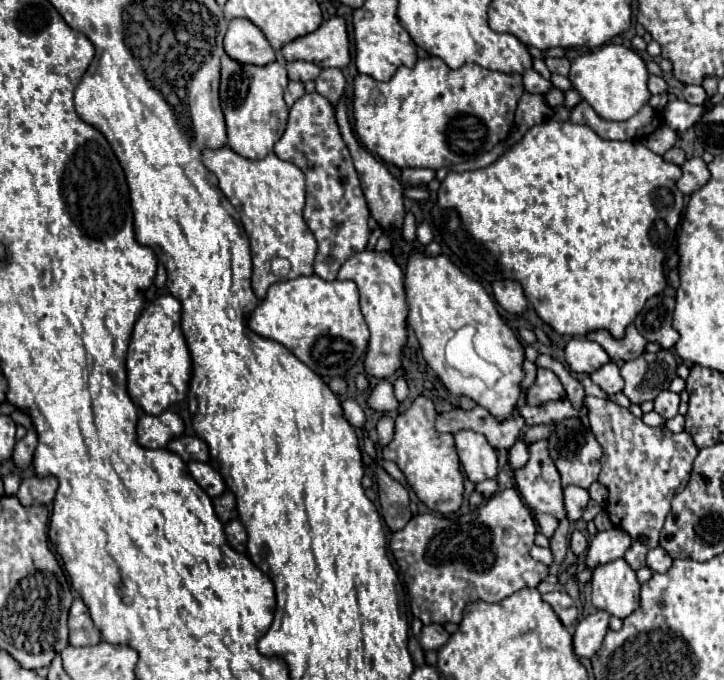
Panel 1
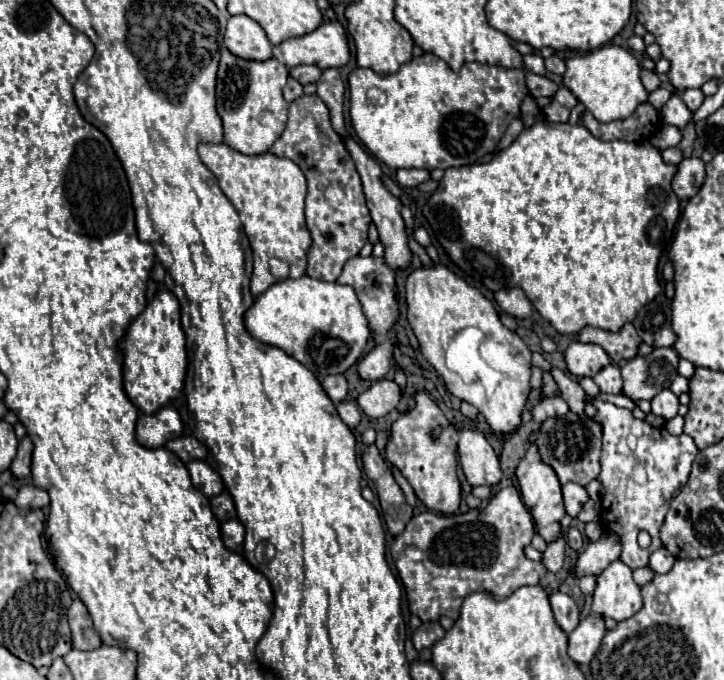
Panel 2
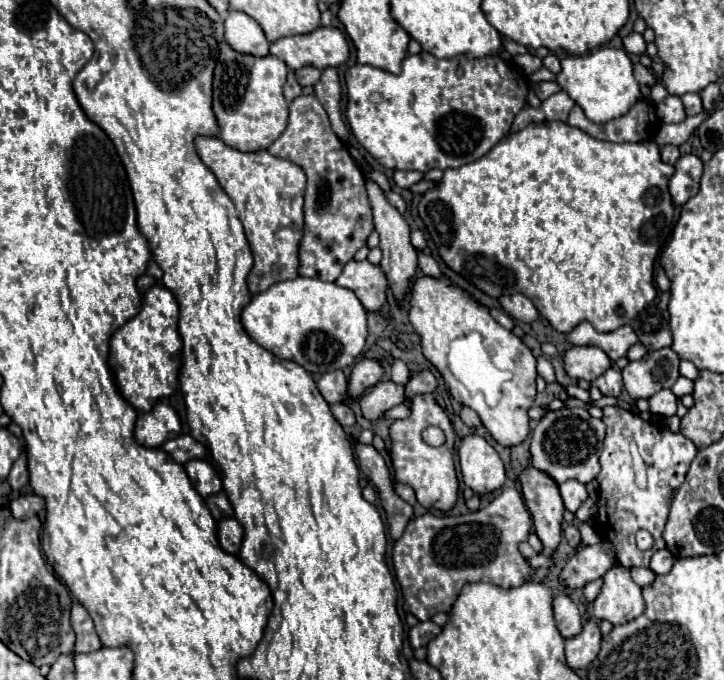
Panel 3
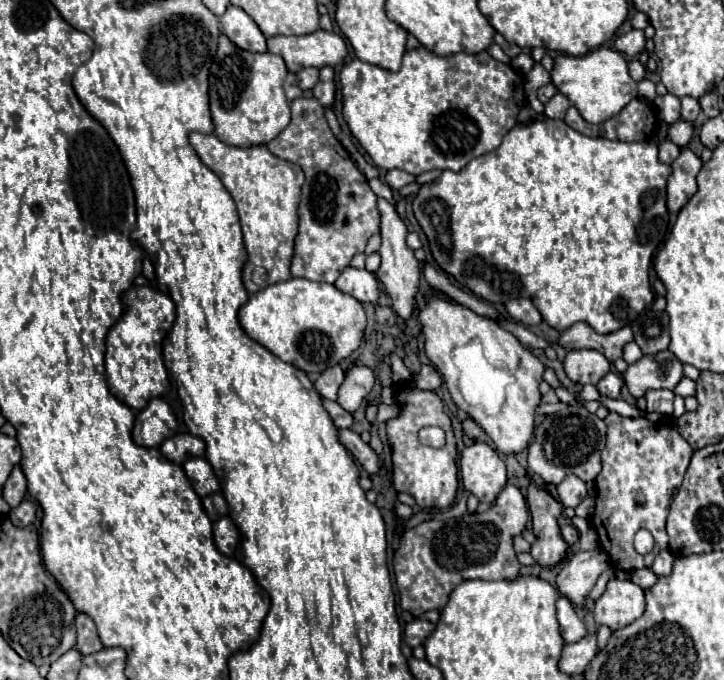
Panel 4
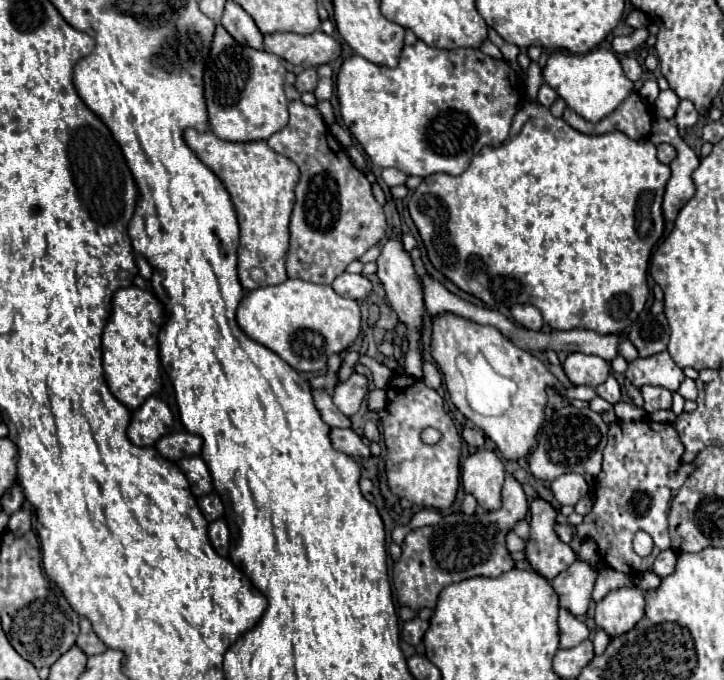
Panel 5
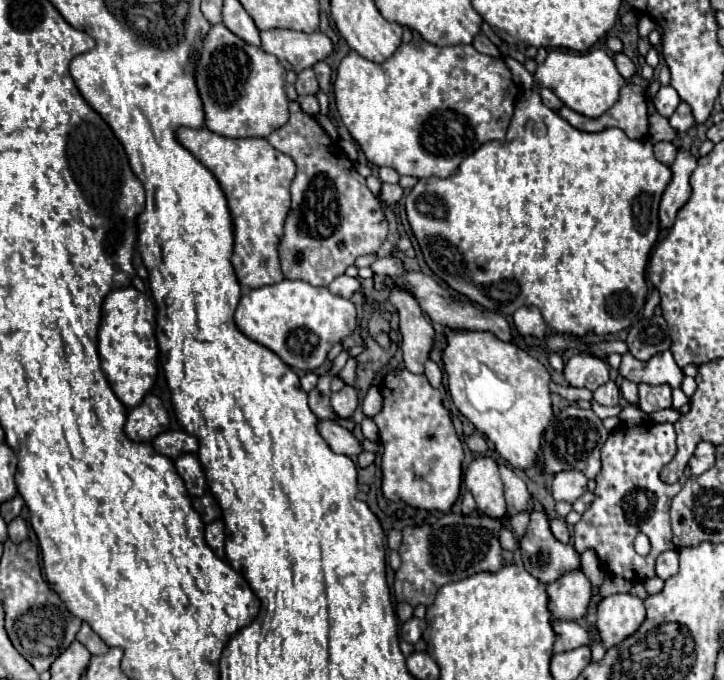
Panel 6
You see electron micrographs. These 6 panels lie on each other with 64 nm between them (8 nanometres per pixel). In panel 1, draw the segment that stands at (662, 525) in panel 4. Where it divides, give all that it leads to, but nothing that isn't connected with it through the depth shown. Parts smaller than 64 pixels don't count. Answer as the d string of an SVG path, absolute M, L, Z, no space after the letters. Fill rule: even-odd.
M586 396L584 406L588 406L592 432L604 448L600 460L602 470L598 476L598 482L608 488L608 502L604 510L610 522L634 540L626 550L624 560L632 570L638 570L646 566L648 550L658 546L658 534L666 520L666 514L670 512L672 496L676 490L682 490L684 484L688 484L698 448L690 434L674 434L666 426L646 426L628 408L620 408L610 400ZM640 536L648 536L648 544L640 544Z

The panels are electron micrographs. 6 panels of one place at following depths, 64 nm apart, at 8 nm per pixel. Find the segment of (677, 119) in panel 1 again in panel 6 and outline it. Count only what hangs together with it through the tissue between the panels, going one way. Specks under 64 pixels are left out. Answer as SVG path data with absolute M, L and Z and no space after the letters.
M660 86L660 90L658 90L656 96L654 96L654 106L656 106L656 110L658 110L662 116L670 118L672 112L678 108L678 104L680 104L678 92L676 92L672 86Z

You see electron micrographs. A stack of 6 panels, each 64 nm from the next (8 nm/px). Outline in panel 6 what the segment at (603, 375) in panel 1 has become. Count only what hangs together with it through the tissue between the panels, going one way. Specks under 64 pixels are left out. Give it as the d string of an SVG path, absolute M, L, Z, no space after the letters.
M610 380L608 384L604 384L604 386L600 386L598 390L594 390L594 400L596 400L598 404L602 404L602 406L616 406L616 404L620 404L620 390L618 390L618 386Z

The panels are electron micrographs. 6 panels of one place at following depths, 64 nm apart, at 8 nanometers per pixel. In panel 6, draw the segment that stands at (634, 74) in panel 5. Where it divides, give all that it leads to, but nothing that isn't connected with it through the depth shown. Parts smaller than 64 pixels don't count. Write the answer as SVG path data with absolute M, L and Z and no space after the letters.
M616 52L616 54L612 54L612 58L614 58L614 64L616 64L616 68L618 68L618 72L624 76L624 78L630 78L630 76L634 76L634 72L636 72L636 68L634 68L634 62L626 56L626 54L622 54L622 52Z

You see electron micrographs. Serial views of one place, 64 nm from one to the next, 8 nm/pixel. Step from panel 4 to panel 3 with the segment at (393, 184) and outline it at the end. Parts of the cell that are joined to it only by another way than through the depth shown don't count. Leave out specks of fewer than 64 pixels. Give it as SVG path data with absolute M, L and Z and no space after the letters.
M394 170L394 176L392 176L392 182L398 188L410 188L418 180L422 180L422 172L414 172L414 170Z

